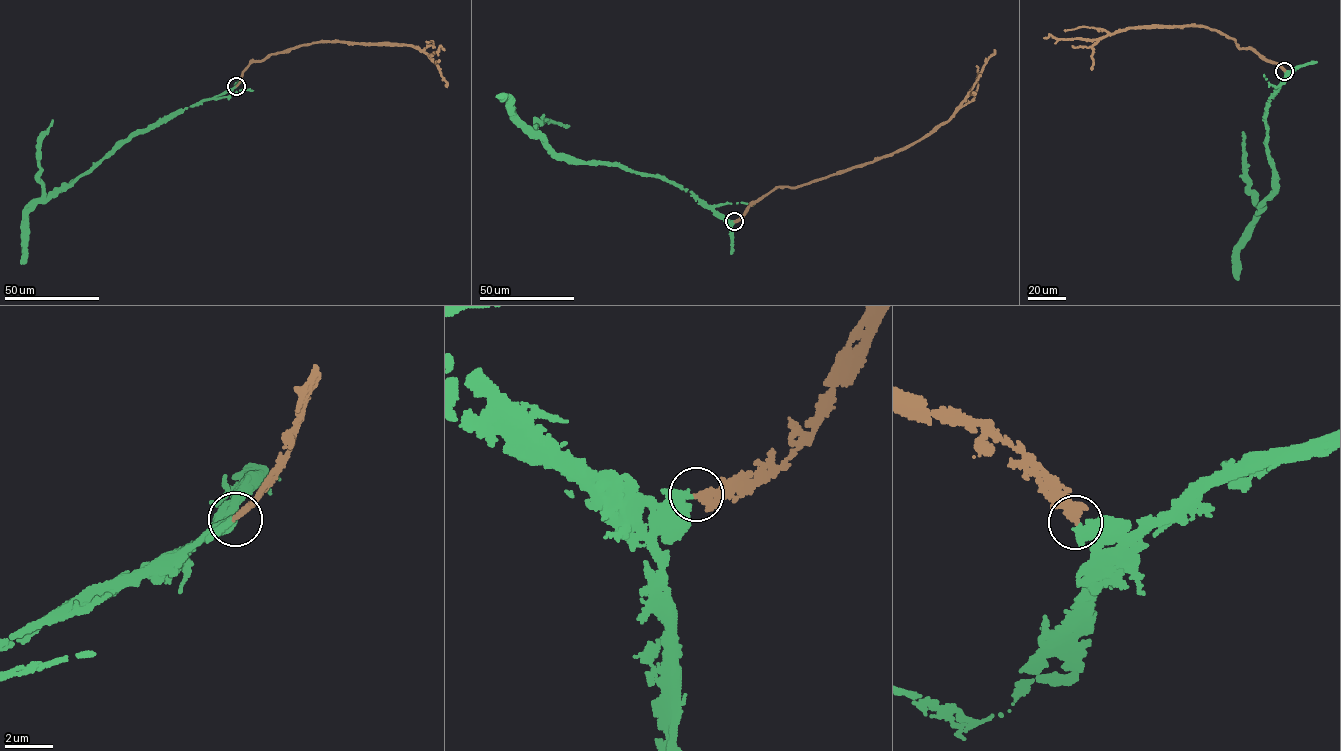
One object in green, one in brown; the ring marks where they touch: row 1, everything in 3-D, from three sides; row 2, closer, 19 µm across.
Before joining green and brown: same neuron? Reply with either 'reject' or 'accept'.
accept

